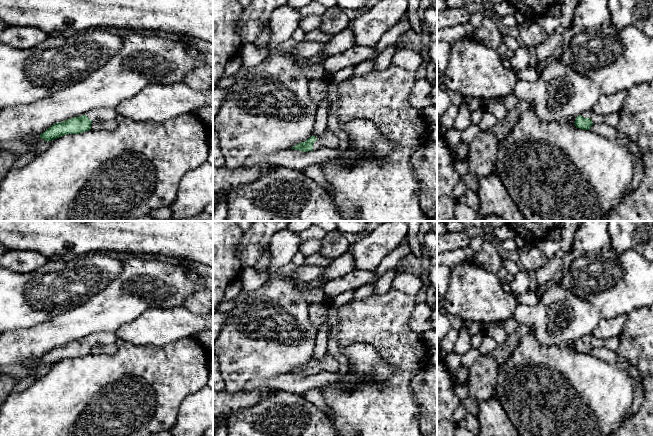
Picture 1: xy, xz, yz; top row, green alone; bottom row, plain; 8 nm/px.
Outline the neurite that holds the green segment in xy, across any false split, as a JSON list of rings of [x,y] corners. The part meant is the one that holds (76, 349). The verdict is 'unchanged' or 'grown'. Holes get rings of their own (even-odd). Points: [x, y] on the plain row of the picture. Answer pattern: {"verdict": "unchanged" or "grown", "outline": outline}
{"verdict": "grown", "outline": [[[95,332],[85,339],[53,348],[44,357],[40,358],[40,362],[45,365],[52,365],[64,359],[83,357],[91,353],[93,346],[112,345],[116,343],[117,339],[116,332]]]}

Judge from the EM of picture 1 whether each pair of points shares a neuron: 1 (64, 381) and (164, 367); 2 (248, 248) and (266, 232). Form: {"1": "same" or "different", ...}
{"1": "same", "2": "same"}

